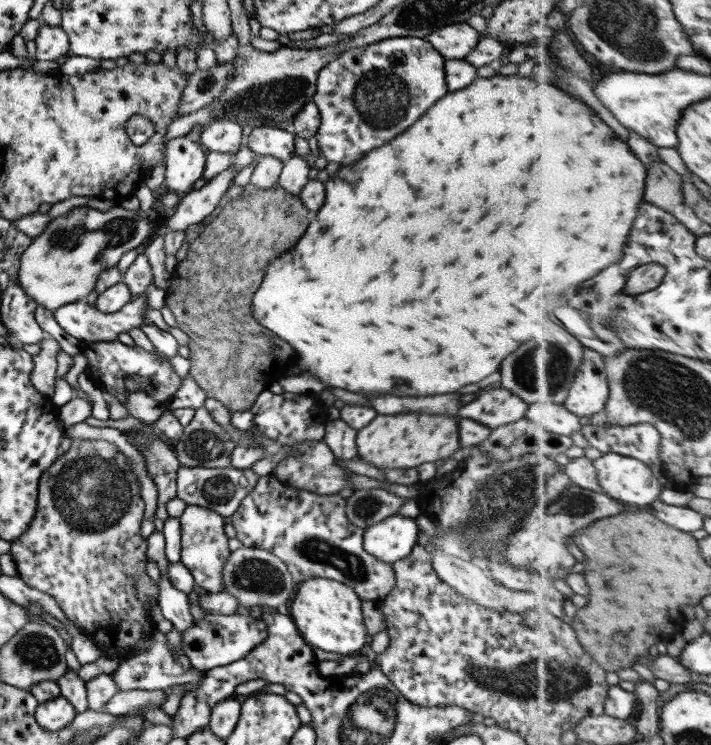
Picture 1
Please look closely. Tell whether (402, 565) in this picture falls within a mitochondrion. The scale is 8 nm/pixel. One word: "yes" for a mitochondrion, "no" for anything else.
no

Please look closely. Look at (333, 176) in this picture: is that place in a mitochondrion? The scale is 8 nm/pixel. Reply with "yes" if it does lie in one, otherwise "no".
no

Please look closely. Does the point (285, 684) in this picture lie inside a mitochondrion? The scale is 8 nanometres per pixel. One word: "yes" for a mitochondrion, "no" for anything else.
no

